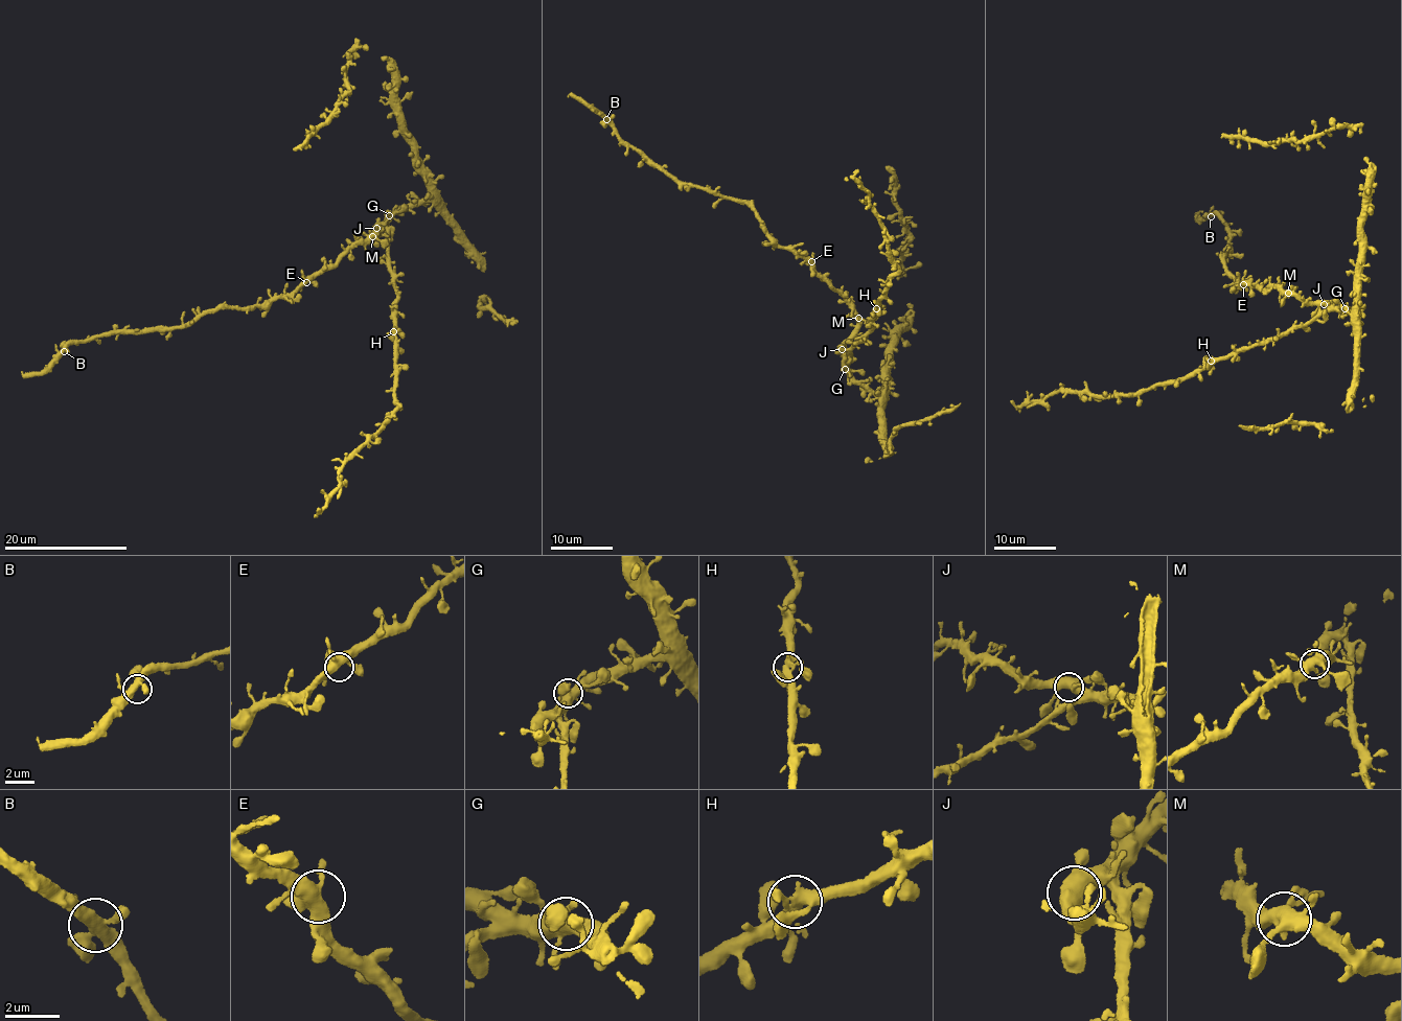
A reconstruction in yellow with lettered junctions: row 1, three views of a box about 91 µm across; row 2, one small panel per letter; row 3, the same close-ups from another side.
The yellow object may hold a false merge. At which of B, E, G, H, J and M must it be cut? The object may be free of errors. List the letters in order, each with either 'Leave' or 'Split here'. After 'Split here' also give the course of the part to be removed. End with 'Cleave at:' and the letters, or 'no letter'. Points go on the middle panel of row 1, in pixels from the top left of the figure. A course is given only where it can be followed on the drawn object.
B: Leave
E: Leave
G: Leave
H: Leave
J: Leave
M: Leave
Cleave at: no letter

